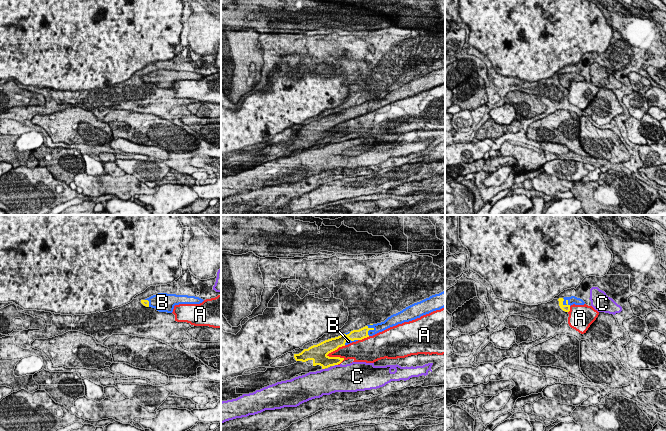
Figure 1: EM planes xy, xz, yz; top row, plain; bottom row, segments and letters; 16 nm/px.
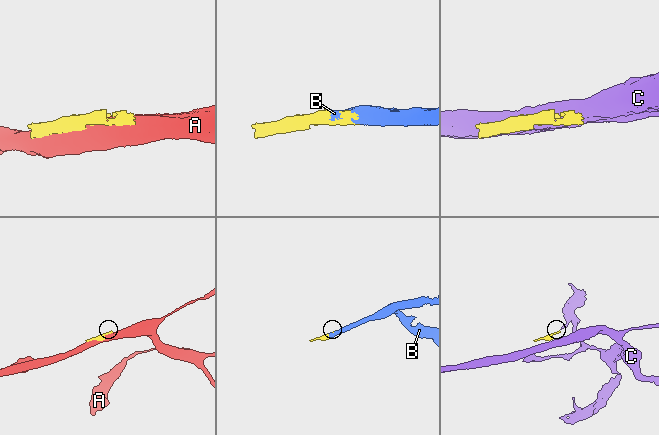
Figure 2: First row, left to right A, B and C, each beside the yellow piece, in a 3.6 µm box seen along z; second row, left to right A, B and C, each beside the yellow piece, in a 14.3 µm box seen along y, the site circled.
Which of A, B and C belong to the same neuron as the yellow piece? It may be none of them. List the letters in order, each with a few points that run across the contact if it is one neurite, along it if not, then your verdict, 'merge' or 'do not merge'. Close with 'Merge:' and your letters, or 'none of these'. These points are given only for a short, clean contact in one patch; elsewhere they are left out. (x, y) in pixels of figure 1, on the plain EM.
A: do not merge
B: merge
C: line xz (335, 140), (337, 141); do not merge
Merge: B

